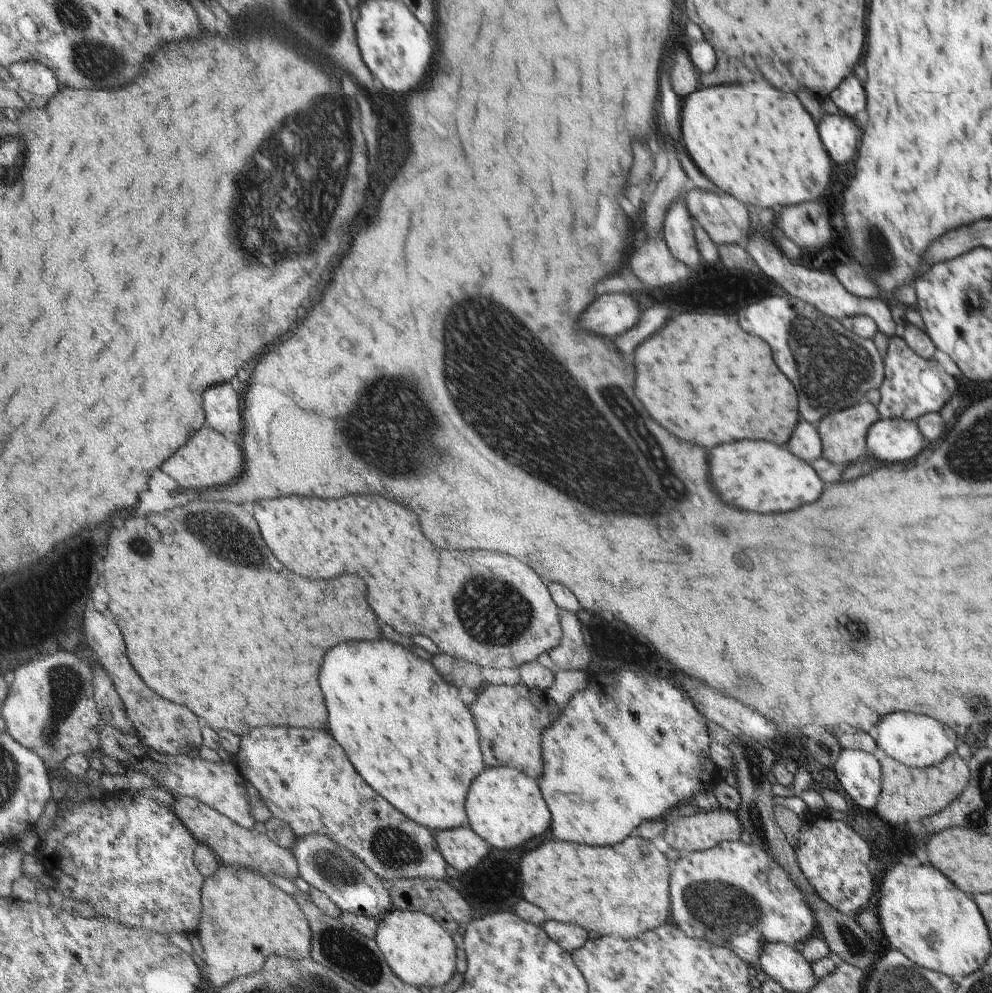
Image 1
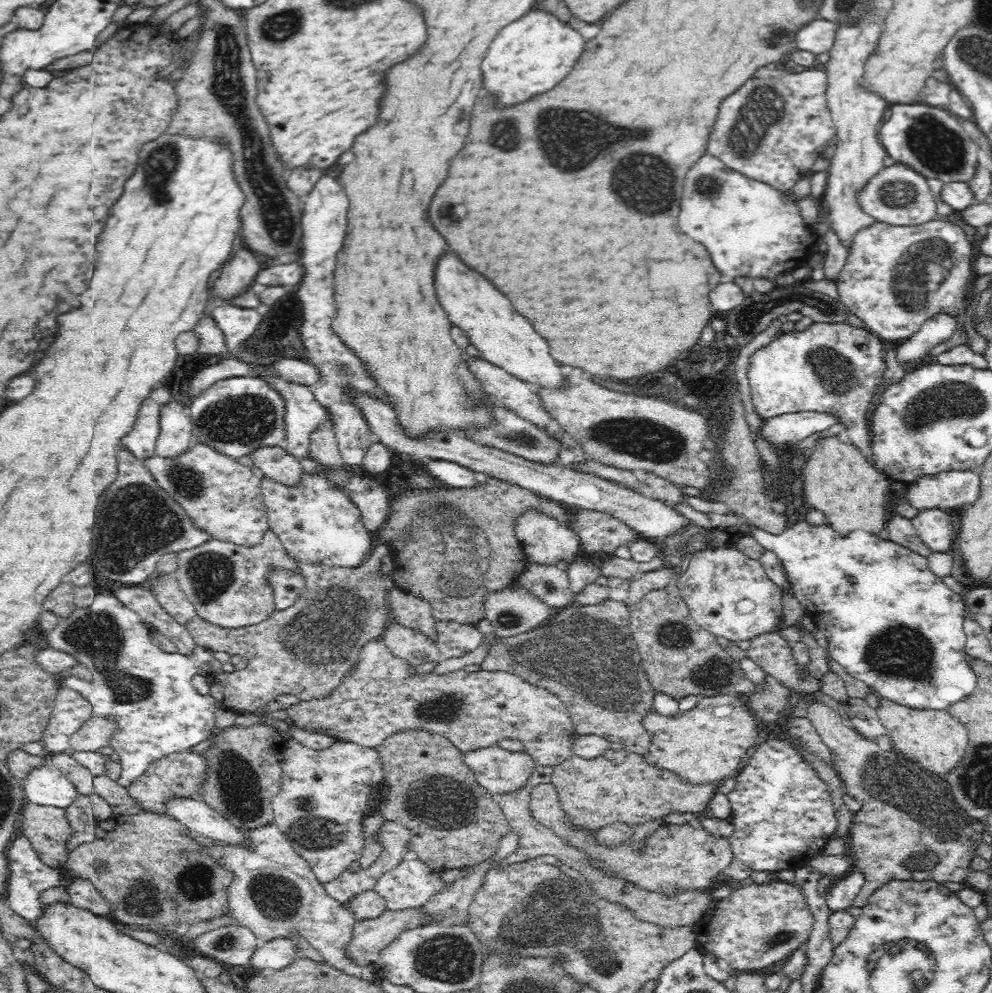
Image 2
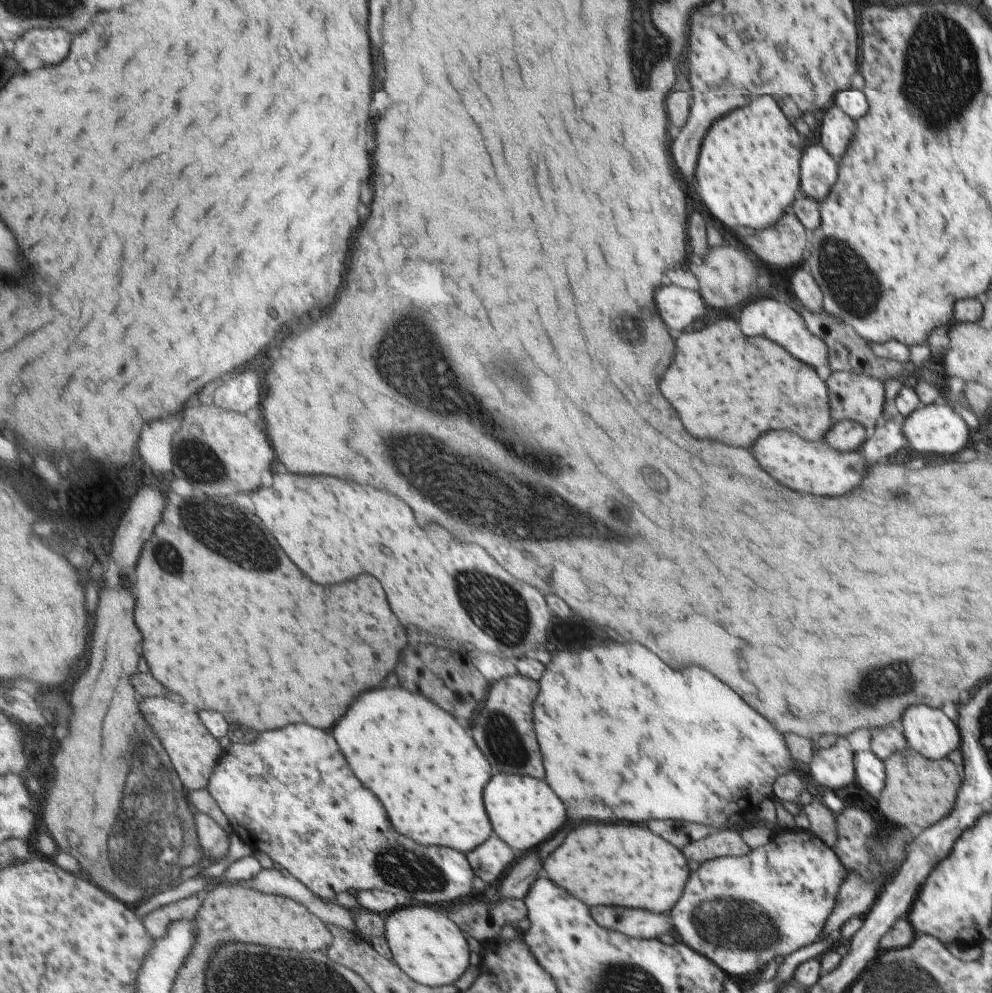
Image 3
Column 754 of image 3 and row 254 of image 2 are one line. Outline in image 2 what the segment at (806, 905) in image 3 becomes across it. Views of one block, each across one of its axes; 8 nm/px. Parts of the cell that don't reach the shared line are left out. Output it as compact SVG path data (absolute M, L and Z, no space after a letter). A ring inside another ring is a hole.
M932 220L917 226L893 226L875 221L874 225L862 229L848 246L848 258L844 269L836 276L839 299L856 314L868 331L884 342L904 342L920 332L920 327L939 313L960 314L964 312L970 294L966 288L970 282L970 260L972 242L964 230L948 220Z

